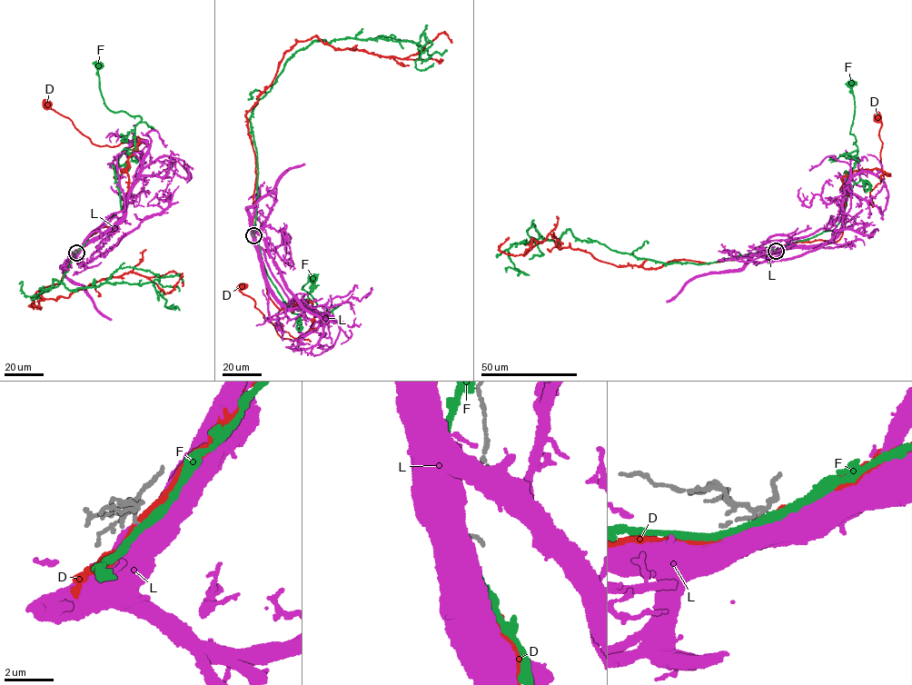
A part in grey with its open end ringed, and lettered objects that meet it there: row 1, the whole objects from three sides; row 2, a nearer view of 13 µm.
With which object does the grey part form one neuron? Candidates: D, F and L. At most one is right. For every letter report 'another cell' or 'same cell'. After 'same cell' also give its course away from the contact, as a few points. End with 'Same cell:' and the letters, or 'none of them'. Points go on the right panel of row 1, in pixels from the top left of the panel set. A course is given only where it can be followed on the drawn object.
D: another cell
F: another cell
L: same cell | via (776, 251), (809, 247), (833, 239), (841, 226), (845, 186), (862, 173), (881, 180), (887, 189), (883, 219)
Same cell: L

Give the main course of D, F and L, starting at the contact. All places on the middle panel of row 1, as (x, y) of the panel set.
D: (252, 235), (269, 297), (280, 309), (309, 301), (312, 328), (301, 339), (281, 337), (242, 285)
F: (253, 235), (267, 275), (284, 304), (306, 305), (313, 312), (326, 312), (302, 289), (312, 276)
L: (253, 235), (263, 273), (277, 301), (286, 308), (314, 310), (322, 317), (296, 348), (287, 347), (293, 352)

